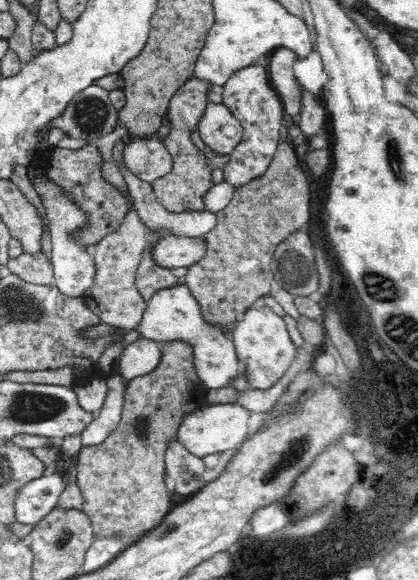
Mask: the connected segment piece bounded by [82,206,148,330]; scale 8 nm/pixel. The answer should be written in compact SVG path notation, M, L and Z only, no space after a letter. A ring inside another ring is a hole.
M133 206L133 210L127 215L121 228L117 232L104 236L92 250L97 276L94 285L84 292L82 299L85 300L88 308L99 316L100 321L121 329L134 328L141 321L147 303L135 285L135 273L139 268L144 250L148 248L145 229L146 227L138 221Z

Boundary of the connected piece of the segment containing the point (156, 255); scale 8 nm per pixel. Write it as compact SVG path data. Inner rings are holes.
M165 234L149 250L151 262L166 271L189 268L196 264L206 250L204 238L184 238Z

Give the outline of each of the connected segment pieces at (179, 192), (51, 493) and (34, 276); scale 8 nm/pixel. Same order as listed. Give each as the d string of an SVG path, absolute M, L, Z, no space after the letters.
M191 77L170 99L169 107L167 108L167 118L172 126L167 136L162 140L165 148L169 150L173 158L173 168L170 174L152 182L152 188L154 193L156 193L158 201L170 212L206 210L204 203L201 201L201 196L215 184L212 177L213 167L208 163L206 157L198 151L190 137L190 134L196 130L203 108L206 106L206 103L210 102L208 95L206 95L208 90L212 90L212 86Z
M66 472L42 475L37 480L17 490L15 517L17 522L33 525L40 522L59 502L60 493L66 487Z
M24 251L18 258L9 258L7 267L25 282L55 285L52 261L42 251L34 254Z

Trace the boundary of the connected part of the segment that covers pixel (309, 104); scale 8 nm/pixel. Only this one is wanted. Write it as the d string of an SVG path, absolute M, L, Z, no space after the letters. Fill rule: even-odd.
M300 84L301 109L297 117L298 128L306 136L312 136L325 130L327 113L322 108L320 97L314 96L304 85Z

